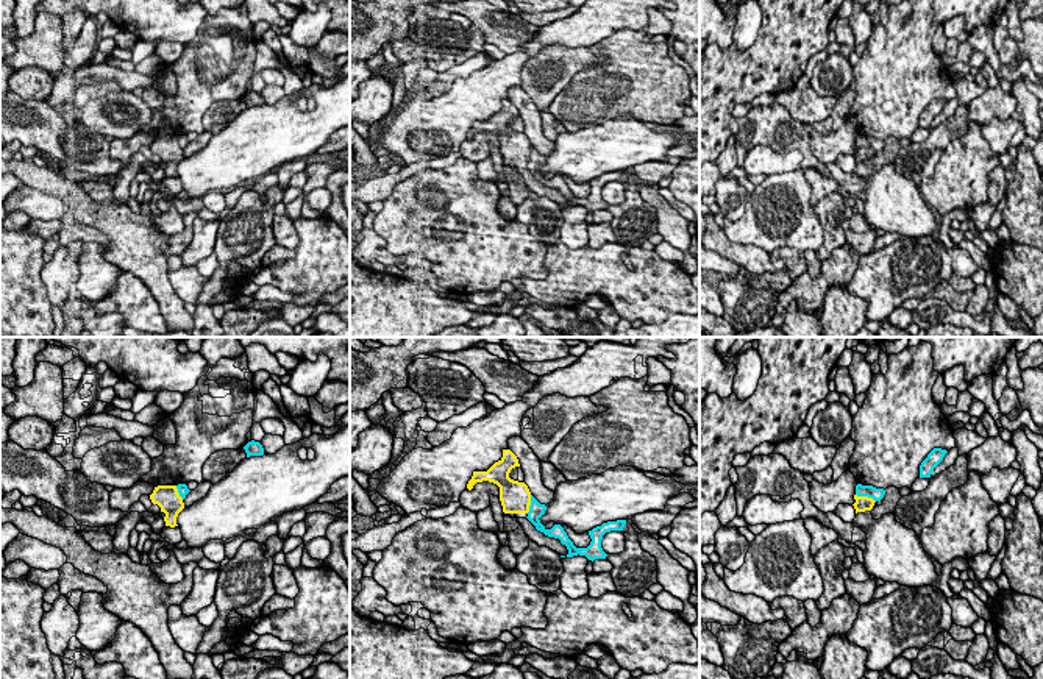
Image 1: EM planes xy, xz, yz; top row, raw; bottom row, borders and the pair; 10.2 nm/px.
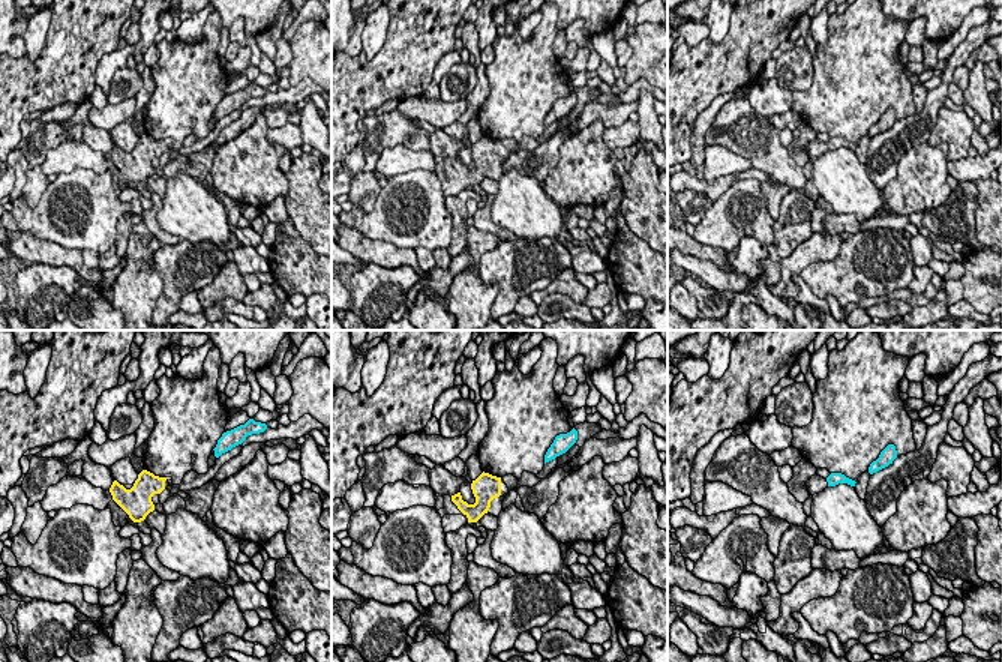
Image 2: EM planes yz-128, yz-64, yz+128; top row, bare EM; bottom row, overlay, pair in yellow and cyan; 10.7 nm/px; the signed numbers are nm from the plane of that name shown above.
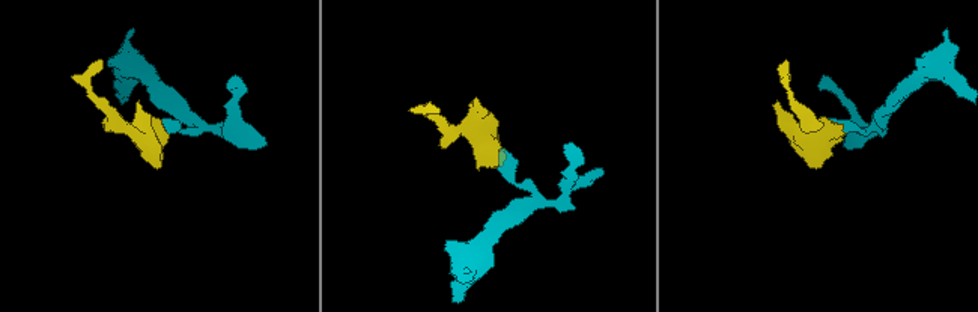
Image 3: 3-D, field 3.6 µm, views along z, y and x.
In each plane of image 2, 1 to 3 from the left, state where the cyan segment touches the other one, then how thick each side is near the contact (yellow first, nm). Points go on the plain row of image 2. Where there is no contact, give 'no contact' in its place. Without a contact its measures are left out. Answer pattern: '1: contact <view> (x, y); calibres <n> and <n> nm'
1: no contact
2: no contact
3: no contact

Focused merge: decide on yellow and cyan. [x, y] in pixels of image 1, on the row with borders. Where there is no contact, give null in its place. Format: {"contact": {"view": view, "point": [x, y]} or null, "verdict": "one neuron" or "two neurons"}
{"contact": {"view": "yz", "point": [865, 497]}, "verdict": "two neurons"}

